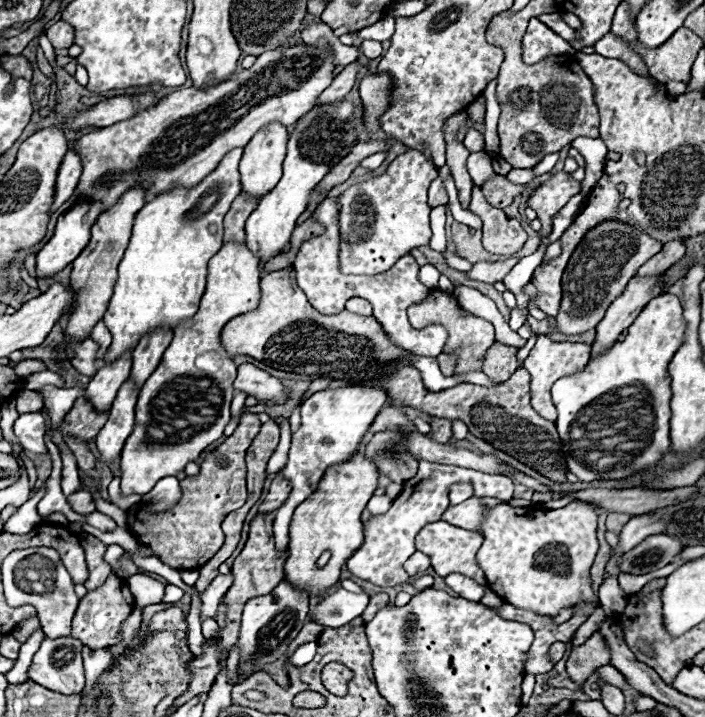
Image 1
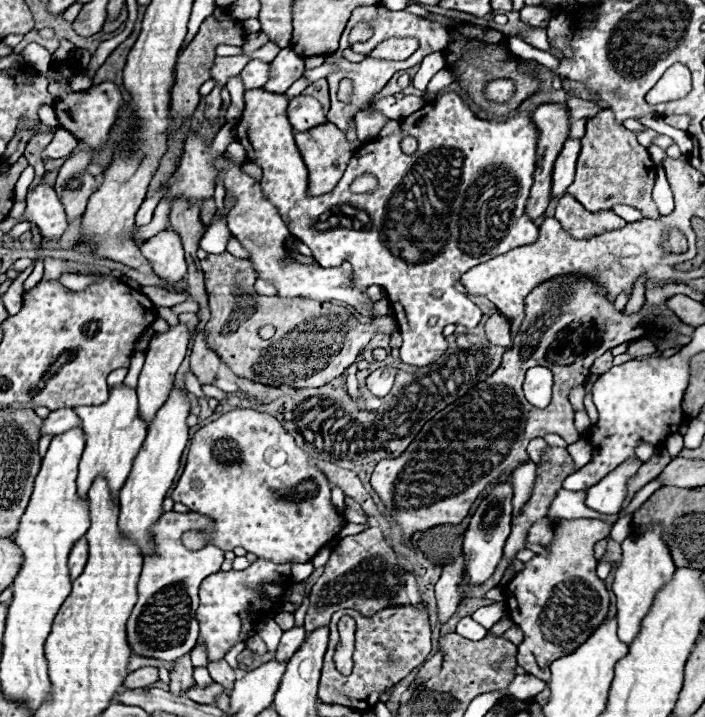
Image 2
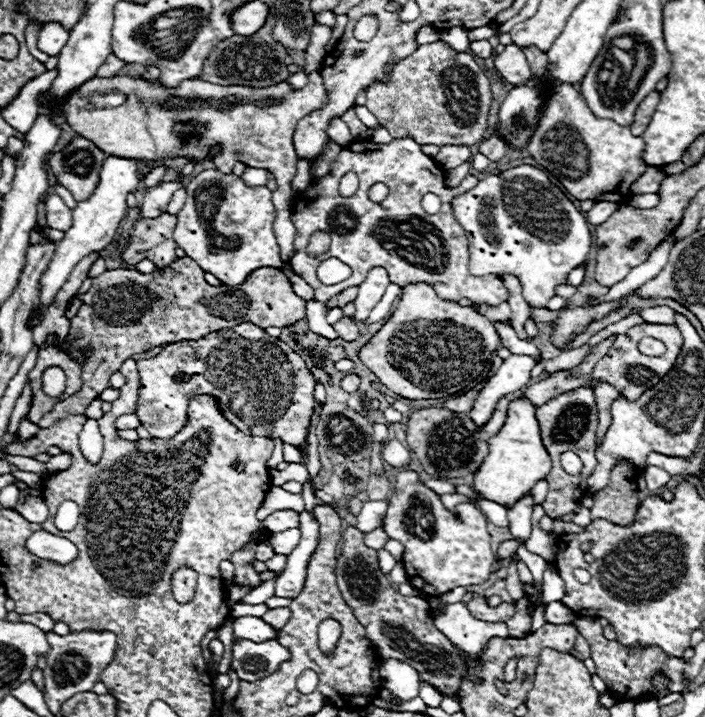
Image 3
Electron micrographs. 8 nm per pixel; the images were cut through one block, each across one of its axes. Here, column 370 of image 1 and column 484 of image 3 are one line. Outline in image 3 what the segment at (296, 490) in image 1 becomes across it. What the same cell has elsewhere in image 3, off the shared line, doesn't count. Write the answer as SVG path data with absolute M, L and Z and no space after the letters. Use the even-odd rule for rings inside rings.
M512 354L504 358L502 366L498 372L486 382L486 386L480 390L474 408L470 412L470 418L474 420L476 426L484 426L490 414L494 412L494 406L500 398L524 388L530 382L530 372L536 366L534 356L522 356L522 354Z

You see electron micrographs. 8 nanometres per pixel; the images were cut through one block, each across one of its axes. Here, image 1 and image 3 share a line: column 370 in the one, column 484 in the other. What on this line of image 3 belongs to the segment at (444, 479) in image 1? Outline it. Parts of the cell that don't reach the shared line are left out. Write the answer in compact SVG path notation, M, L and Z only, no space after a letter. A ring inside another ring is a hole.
M400 470L394 484L394 494L388 500L388 512L384 520L384 532L388 538L394 538L402 542L404 546L404 558L402 564L406 568L408 578L422 578L426 584L416 584L416 580L410 580L418 590L430 596L440 596L442 592L450 592L456 586L472 586L472 584L484 584L490 578L490 568L496 562L496 556L490 548L490 534L488 534L488 522L484 514L470 502L462 502L456 506L460 514L460 522L454 520L454 514L442 504L440 496L426 488L422 480L412 482L412 470Z

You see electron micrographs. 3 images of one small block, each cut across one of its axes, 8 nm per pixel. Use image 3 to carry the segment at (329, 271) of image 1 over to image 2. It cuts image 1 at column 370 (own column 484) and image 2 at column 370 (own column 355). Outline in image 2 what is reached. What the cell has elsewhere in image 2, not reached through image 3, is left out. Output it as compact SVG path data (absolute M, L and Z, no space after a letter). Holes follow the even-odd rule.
M264 88L244 92L244 110L236 126L236 138L246 148L248 162L262 168L260 186L264 198L276 206L290 234L312 250L320 266L334 268L348 260L352 264L350 282L354 288L382 286L388 300L402 306L406 320L400 324L404 338L400 360L404 364L428 366L436 362L448 348L442 336L446 324L468 324L468 328L474 328L482 318L480 308L470 302L466 294L452 288L454 282L458 282L466 270L538 240L538 226L524 212L532 186L538 138L530 120L532 114L514 116L506 122L486 122L478 120L458 94L442 94L434 104L430 102L410 118L404 118L400 122L400 134L372 140L354 154L332 192L310 196L308 170L296 148L294 132L286 118L286 106L288 98L284 94L270 94ZM406 134L418 138L418 150L410 156L400 150L400 138ZM360 174L374 174L378 178L378 190L372 194L352 194L348 190L350 182ZM324 226L328 228L324 230ZM432 316L438 318L434 326L428 324Z

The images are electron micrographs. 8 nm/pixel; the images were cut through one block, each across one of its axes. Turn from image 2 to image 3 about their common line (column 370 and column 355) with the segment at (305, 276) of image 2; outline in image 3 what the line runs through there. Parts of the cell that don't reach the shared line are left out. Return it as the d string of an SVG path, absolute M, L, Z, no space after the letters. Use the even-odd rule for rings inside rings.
M378 266L378 268L372 268L366 276L366 282L360 284L360 292L354 300L356 304L356 314L354 318L356 320L364 320L362 316L368 316L370 310L382 300L384 292L386 292L386 286L390 284L390 278L388 278L388 272Z

